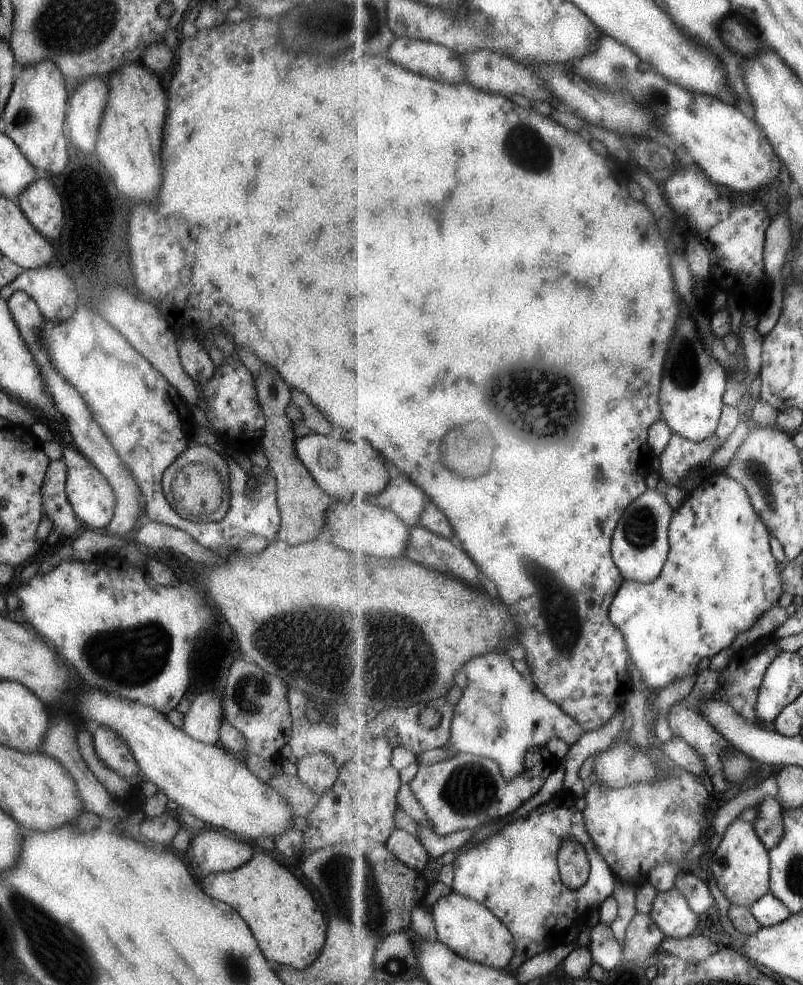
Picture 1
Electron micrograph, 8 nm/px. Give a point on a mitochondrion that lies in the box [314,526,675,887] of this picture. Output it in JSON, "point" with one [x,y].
{"point":[561,621]}

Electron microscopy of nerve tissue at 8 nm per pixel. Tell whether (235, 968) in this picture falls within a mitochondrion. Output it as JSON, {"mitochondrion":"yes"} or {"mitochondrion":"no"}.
{"mitochondrion":"yes"}

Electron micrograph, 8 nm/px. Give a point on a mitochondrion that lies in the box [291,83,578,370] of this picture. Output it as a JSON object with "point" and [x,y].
{"point":[519,140]}

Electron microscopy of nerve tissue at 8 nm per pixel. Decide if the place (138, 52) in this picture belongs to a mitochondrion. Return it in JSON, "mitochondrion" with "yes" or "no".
{"mitochondrion":"no"}

